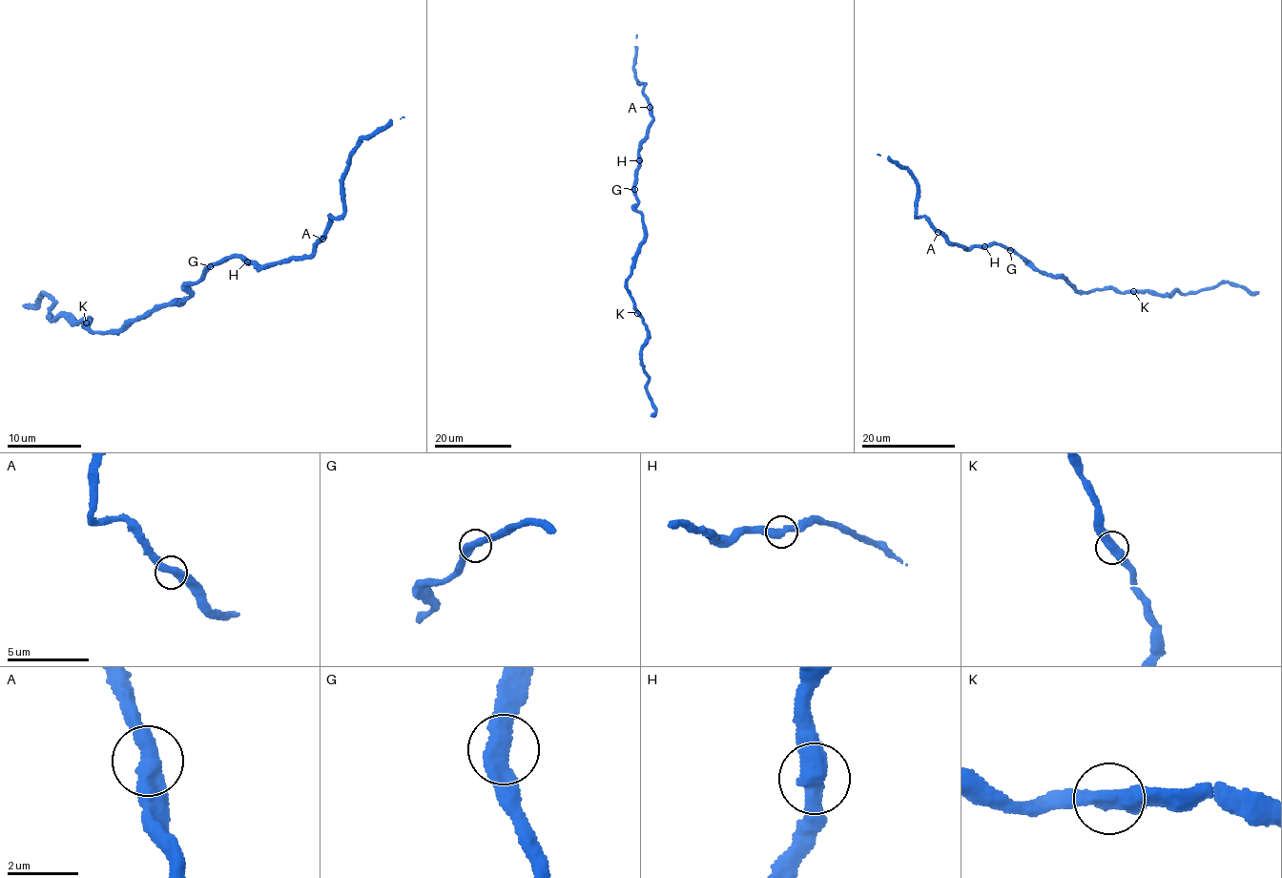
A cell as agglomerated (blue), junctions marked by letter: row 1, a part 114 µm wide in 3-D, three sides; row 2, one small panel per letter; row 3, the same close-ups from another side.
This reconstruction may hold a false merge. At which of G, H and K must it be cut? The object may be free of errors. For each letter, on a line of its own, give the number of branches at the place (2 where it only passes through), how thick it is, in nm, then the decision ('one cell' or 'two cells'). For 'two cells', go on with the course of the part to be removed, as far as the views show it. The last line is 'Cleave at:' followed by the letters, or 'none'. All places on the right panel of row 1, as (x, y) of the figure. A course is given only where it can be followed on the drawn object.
G: 2 | 480 nm | one cell
H: 2 | 480 nm | one cell
K: 2 | 500 nm | one cell
Cleave at: none

